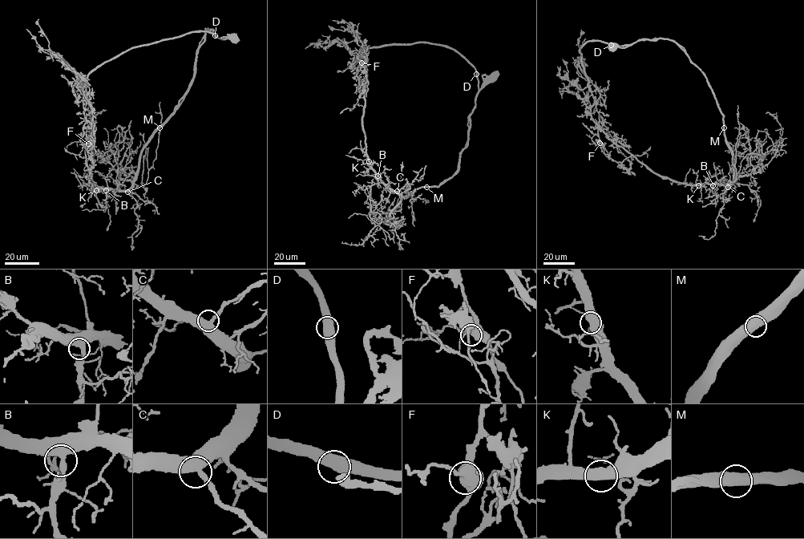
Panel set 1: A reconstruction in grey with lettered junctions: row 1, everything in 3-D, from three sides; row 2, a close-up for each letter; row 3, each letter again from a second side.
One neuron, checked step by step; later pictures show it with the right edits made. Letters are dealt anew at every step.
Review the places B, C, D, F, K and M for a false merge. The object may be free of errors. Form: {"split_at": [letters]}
{"split_at": []}

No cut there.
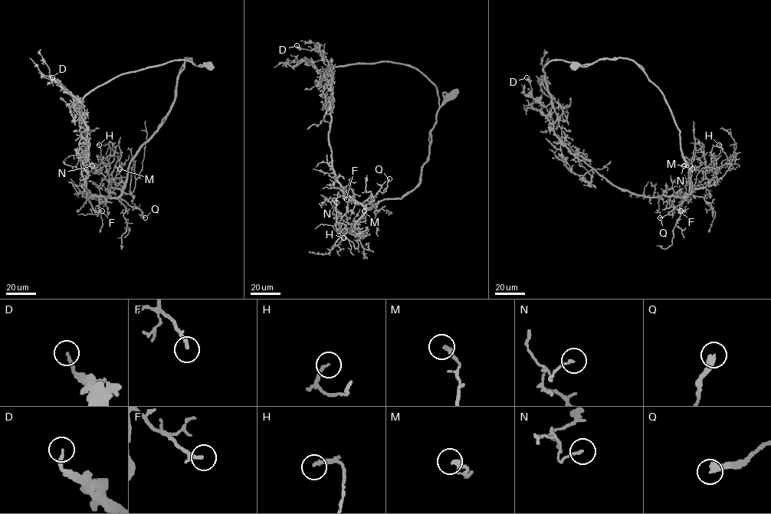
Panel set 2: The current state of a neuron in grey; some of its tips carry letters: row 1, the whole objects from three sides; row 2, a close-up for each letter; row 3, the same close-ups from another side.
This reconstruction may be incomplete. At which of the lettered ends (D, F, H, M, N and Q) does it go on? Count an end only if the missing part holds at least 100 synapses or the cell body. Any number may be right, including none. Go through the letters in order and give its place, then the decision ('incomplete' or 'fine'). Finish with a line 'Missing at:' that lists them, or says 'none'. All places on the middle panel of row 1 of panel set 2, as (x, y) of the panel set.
D: at (296, 45); fine
F: at (346, 199); fine
H: at (343, 237); fine
M: at (364, 211); fine
N: at (336, 202); fine
Q: at (389, 178); fine
Missing at: none

